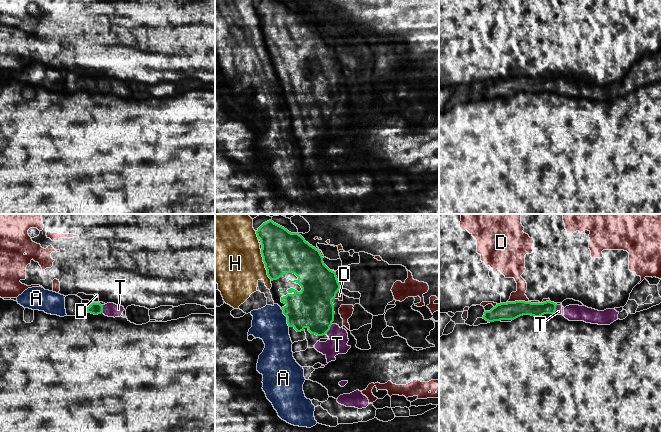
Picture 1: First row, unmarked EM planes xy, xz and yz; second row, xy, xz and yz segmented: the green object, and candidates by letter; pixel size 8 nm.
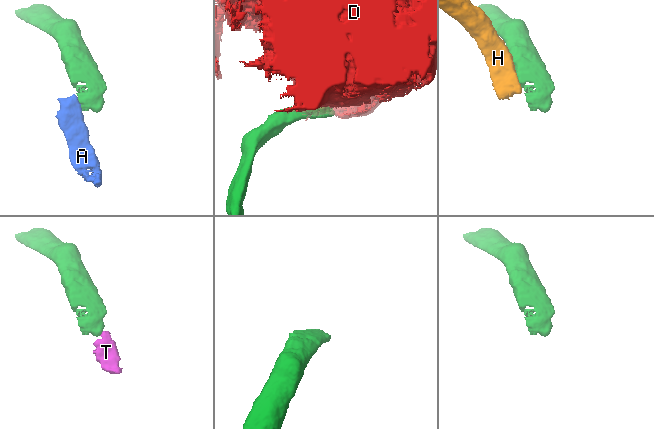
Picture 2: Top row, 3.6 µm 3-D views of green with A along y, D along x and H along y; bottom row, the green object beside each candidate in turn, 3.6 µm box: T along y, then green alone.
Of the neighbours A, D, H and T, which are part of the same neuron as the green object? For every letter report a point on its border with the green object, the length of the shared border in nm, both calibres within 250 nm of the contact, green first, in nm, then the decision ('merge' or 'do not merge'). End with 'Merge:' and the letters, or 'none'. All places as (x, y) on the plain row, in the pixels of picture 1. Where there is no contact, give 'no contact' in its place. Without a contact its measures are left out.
A: meets green in xz at (286, 92); contact 170 nm long; 320 nm thick on the green side, 280 nm on the other; do not merge
D: meets green in yz at (522, 77); contact 280 nm long; 140 nm thick on the green side, 120 nm on the other; do not merge
H: meets green in xz at (265, 41); contact 280 nm long; 340 nm thick on the green side, 440 nm on the other; do not merge
T: meets green in xz at (329, 105); contact 100 nm long; 320 nm thick on the green side, 150 nm on the other; merge
Merge: T

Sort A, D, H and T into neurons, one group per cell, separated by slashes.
A H / D / T

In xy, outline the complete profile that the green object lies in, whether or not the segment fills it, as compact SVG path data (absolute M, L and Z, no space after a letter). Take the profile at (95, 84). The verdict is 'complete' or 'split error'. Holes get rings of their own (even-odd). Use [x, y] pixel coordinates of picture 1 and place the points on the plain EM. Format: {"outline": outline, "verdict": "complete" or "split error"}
{"outline": "M92 79L87 83L87 88L98 91L103 89L108 93L120 93L124 87L124 83L121 81L116 81L114 79L107 79L105 81L101 81L100 79Z", "verdict": "split error"}

